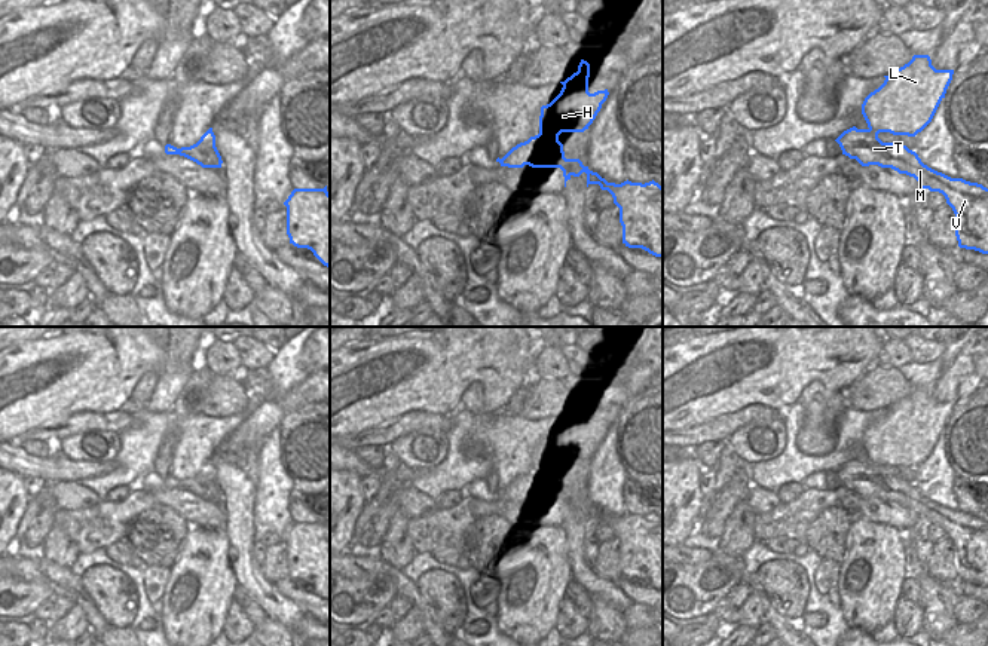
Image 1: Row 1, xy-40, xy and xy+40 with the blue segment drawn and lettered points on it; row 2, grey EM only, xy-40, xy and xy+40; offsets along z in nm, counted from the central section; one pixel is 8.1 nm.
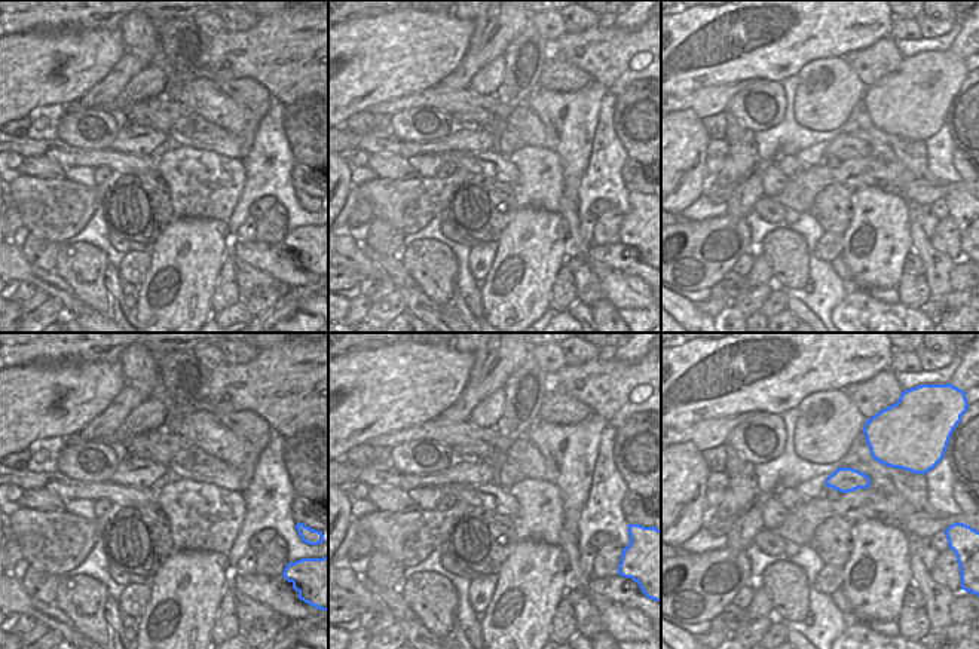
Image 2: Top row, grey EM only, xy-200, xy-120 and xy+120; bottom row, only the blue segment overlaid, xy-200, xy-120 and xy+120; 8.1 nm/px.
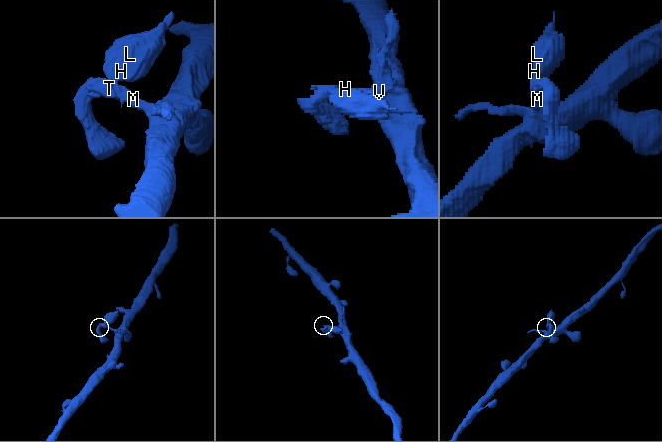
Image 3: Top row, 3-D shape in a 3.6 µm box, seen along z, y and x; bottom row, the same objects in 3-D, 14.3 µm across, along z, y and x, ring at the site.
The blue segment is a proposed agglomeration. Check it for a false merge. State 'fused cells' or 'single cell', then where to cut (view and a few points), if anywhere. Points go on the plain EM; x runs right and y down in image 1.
single cell; cut none

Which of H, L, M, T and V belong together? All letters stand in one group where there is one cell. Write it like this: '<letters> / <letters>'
H L M T V

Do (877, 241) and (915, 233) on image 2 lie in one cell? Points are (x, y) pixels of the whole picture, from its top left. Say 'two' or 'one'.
two

